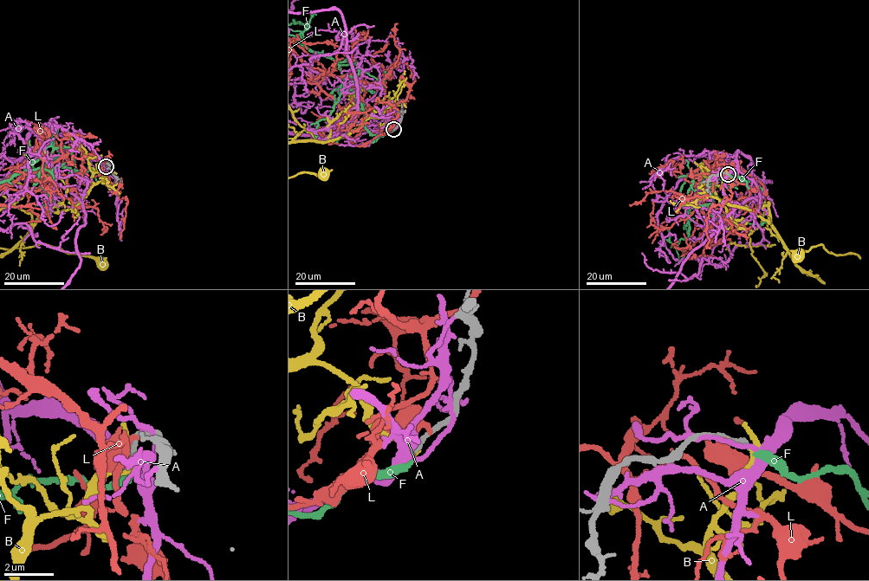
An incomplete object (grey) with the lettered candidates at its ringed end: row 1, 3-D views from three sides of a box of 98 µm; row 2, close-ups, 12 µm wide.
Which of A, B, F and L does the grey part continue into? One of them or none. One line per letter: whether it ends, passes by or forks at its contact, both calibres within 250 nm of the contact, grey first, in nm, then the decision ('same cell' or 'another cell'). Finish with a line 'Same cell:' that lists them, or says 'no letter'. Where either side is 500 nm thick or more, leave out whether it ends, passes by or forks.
A: it forks; calibres 240 and 340 nm; another cell
B: it passes by; calibres 260 and 220 nm; another cell
F: it ends; calibres 240 and 440 nm; same cell
L: it ends; calibres 200 and 420 nm; another cell
Same cell: F

